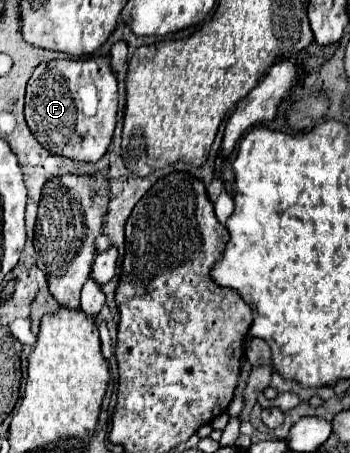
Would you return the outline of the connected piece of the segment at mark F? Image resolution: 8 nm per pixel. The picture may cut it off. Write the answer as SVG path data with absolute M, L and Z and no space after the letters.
M91 57L91 59L53 59L41 63L27 83L25 97L25 119L37 141L51 153L65 155L77 161L97 161L107 153L111 137L115 131L117 117L117 77L111 69L111 57Z

